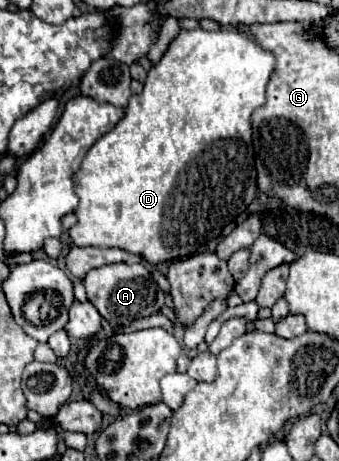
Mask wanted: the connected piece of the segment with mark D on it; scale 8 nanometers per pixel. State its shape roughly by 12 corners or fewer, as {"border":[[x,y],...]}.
{"border":[[169,43],[75,173],[77,247],[201,251],[257,193],[273,53]]}

